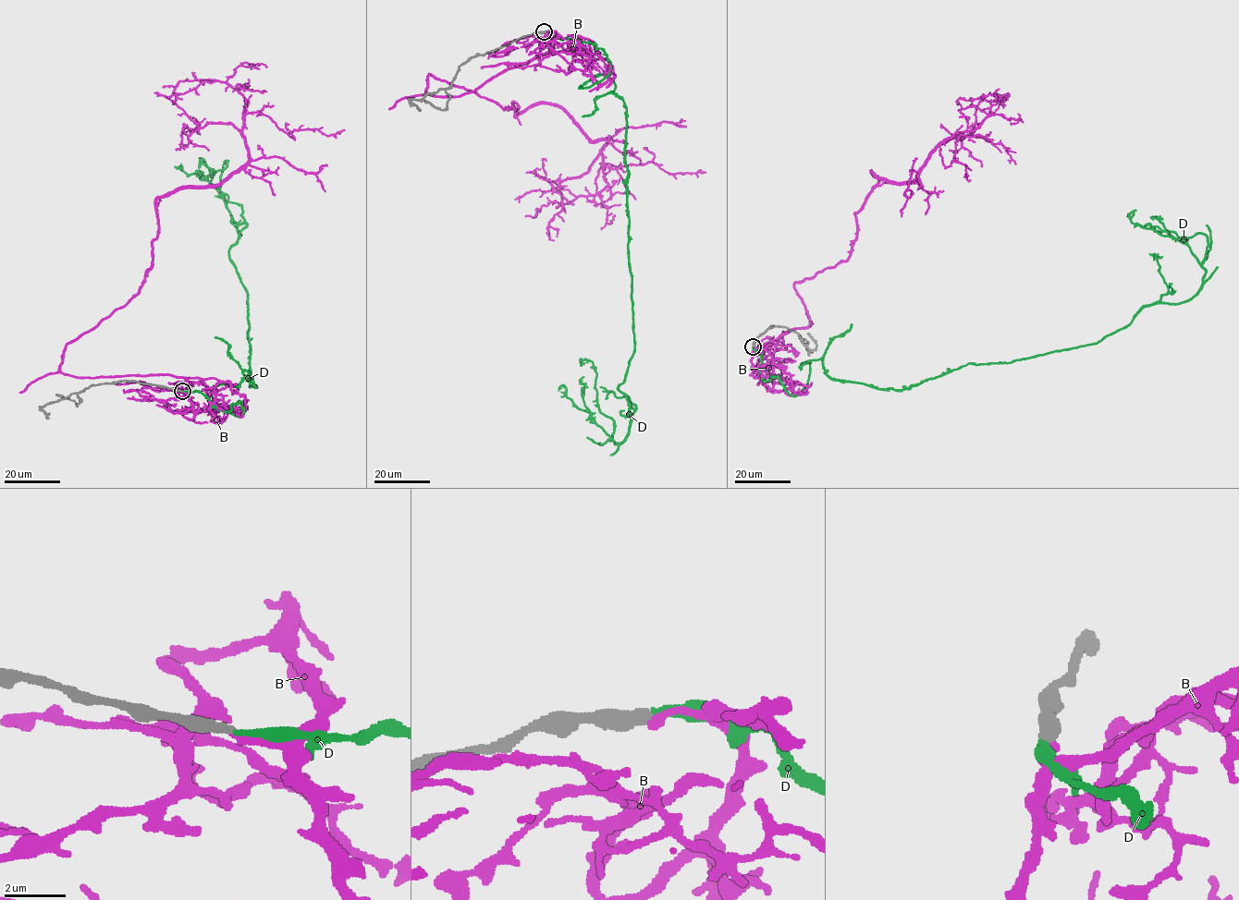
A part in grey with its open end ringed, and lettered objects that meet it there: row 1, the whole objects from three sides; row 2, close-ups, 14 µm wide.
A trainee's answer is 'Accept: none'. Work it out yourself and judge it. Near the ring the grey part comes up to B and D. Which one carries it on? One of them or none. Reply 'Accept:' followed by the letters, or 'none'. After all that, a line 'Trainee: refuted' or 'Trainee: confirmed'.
Accept: D
Trainee: refuted

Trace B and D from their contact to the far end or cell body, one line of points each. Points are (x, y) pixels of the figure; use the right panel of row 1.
B: (754, 346), (810, 325), (794, 284), (847, 260), (872, 172), (912, 184), (997, 94), (994, 115)
D: (754, 346), (794, 395), (811, 359), (903, 390), (1097, 344), (1202, 283), (1207, 237), (1133, 214)

